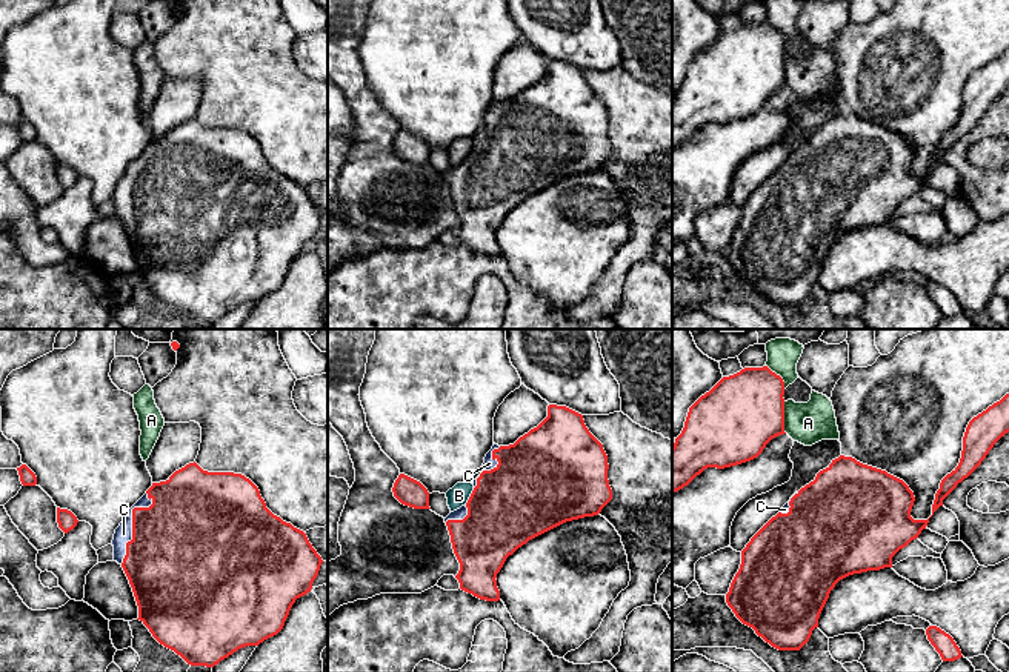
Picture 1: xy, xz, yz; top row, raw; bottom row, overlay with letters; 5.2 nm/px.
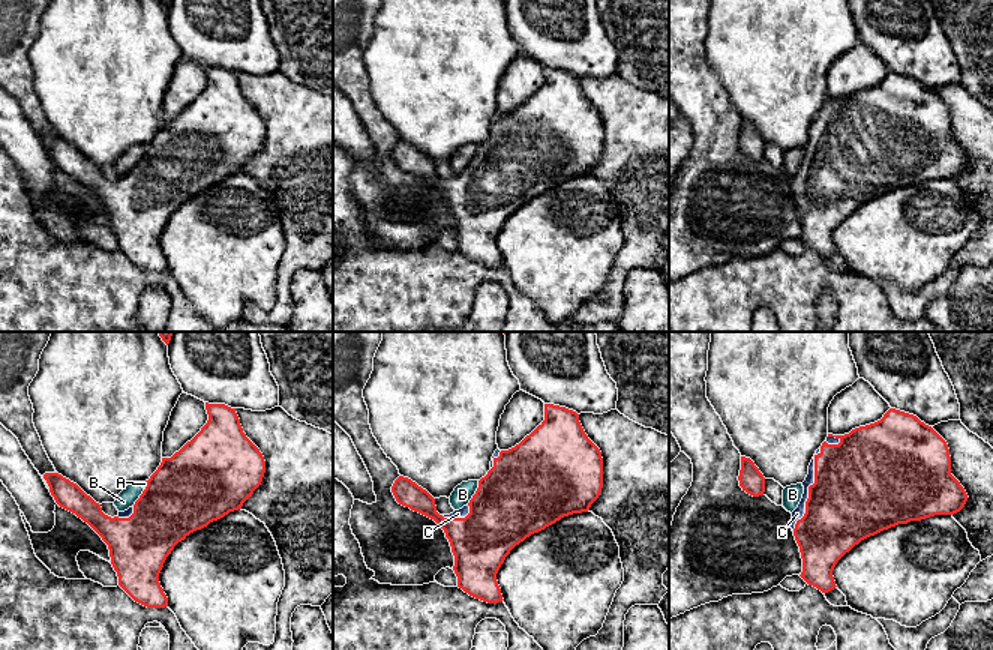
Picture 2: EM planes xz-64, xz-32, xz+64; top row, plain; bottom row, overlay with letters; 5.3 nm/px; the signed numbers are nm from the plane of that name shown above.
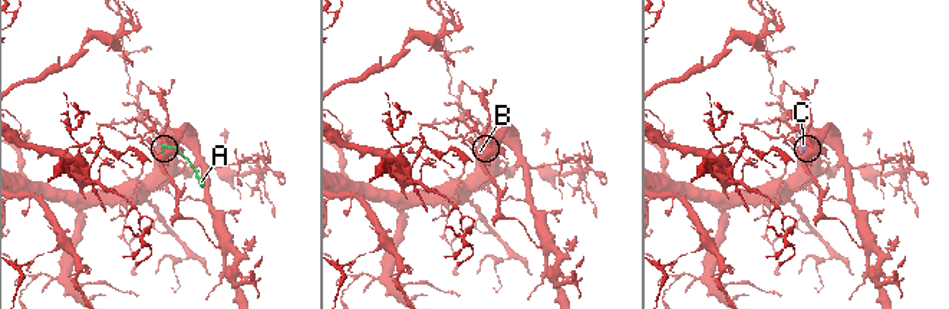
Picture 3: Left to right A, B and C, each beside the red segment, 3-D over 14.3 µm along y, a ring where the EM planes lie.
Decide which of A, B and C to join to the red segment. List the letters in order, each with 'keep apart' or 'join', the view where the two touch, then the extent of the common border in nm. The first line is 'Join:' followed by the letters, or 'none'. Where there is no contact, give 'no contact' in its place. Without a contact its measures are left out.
Join: C
A: keep apart; meets red in yz; contact 170 nm long
B: keep apart; meets red in xz; contact 110 nm long
C: join; meets red in xy; contact 400 nm long

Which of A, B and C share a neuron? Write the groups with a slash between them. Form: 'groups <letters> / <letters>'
groups A B / C

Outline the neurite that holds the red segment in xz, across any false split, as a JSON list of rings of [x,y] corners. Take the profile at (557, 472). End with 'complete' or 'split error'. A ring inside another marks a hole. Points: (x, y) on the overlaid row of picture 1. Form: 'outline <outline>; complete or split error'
outline [[[549,404],[548,417],[514,444],[494,443],[468,503],[445,518],[460,563],[455,575],[460,589],[498,601],[495,578],[509,555],[566,521],[598,515],[612,500],[608,469],[603,444],[589,432],[583,415],[566,406]]]; split error

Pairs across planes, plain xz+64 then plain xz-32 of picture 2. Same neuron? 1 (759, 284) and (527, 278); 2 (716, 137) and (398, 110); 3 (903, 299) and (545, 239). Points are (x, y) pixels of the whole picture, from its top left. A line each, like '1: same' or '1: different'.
1: different
2: different
3: different

